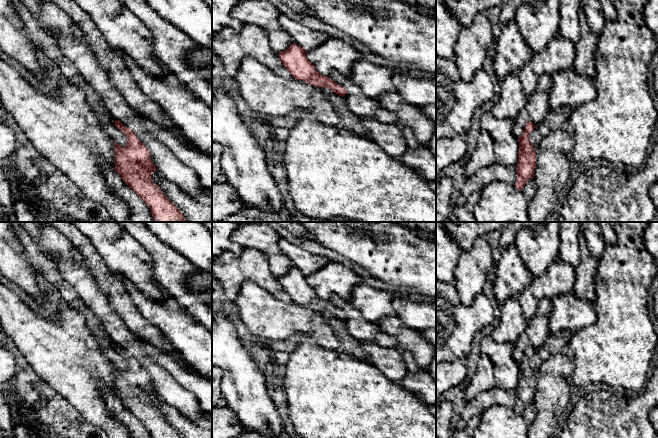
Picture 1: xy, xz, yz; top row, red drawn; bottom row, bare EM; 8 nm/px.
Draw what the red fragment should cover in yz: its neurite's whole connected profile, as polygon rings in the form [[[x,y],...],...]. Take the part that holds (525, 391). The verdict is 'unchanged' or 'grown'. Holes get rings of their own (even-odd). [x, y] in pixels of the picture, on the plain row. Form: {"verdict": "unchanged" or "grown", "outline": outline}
{"verdict": "unchanged", "outline": [[[528,346],[525,350],[525,355],[518,363],[518,387],[515,390],[517,394],[517,402],[515,411],[517,414],[522,414],[527,404],[534,401],[536,391],[536,377],[535,372],[531,369],[529,364],[530,357],[535,350],[532,346]]]}

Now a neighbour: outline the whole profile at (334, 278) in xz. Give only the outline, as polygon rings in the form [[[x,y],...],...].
[[[330,262],[320,270],[307,275],[306,282],[323,300],[330,300],[333,294],[349,300],[353,287],[363,283],[363,280],[348,267],[338,262]]]

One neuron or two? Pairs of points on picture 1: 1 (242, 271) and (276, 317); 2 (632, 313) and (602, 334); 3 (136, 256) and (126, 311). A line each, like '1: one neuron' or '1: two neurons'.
1: two neurons
2: one neuron
3: two neurons

